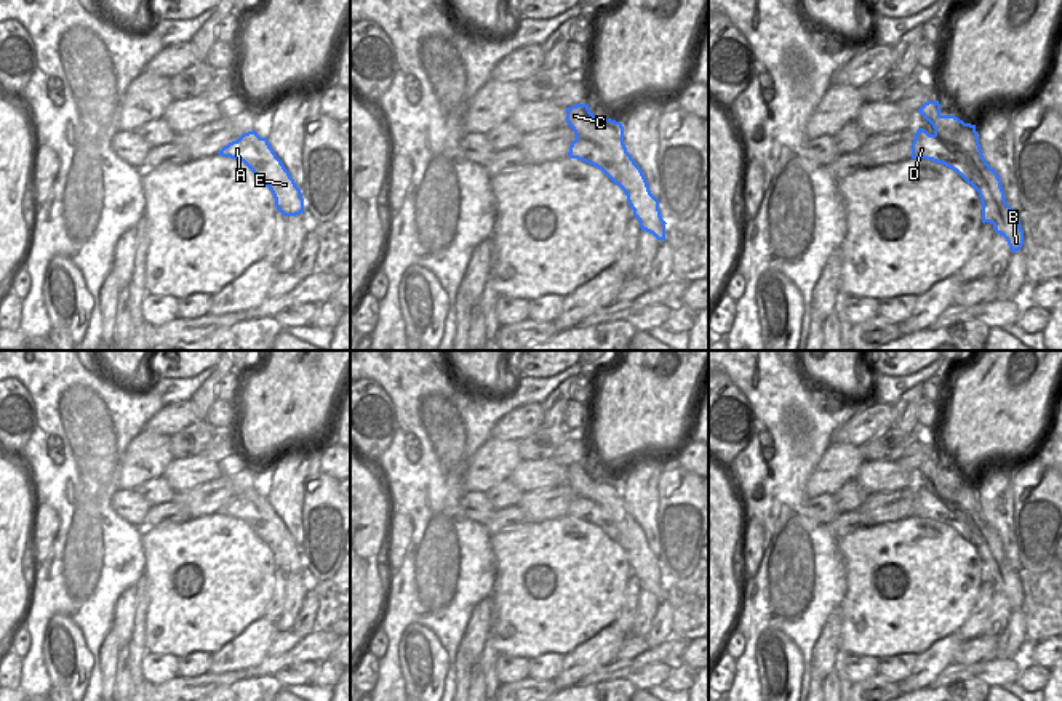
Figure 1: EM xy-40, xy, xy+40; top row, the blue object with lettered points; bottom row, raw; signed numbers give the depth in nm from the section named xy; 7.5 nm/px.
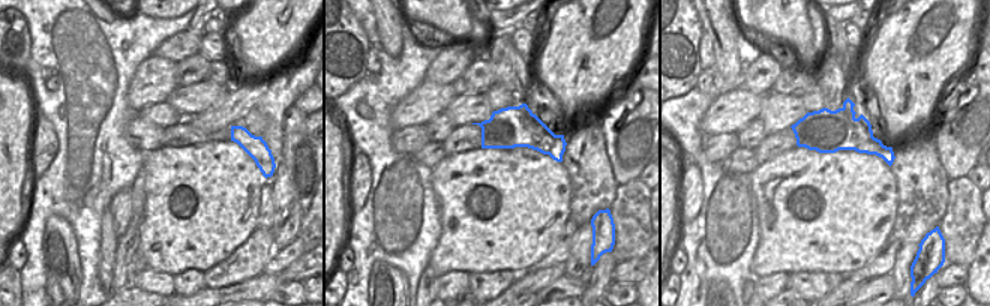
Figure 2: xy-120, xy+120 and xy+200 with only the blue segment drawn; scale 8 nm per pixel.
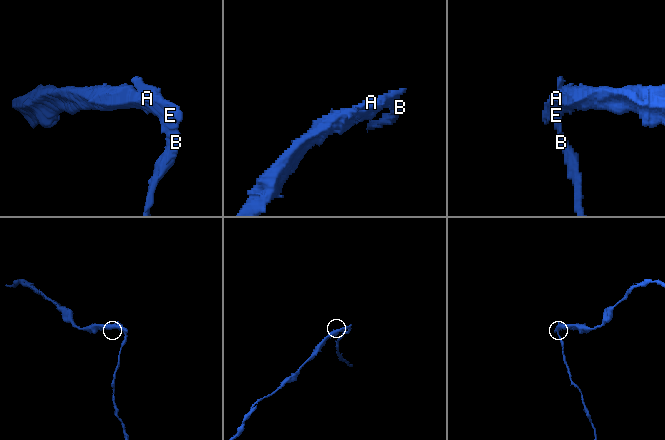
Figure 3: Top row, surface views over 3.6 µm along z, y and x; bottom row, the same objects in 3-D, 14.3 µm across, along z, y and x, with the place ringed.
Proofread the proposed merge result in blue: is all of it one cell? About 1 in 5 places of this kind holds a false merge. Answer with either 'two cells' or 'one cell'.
two cells

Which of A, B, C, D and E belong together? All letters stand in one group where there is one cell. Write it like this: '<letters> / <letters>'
A D / B C E

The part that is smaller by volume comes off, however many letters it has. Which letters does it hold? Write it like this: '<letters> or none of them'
B, C, E

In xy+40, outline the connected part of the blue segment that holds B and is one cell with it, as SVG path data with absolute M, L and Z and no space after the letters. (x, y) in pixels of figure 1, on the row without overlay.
M939 459L924 461L918 471L932 483L934 495L940 496L952 509L966 509L971 514L998 563L993 587L1006 597L1012 611L1019 610L1024 603L1019 571L1006 562L1001 538L982 514L976 483L964 482L955 474L942 474Z

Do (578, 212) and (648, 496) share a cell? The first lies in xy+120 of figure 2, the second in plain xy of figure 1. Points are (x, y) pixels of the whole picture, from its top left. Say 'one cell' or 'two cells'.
one cell

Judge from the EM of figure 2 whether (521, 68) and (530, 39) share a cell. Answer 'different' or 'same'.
different

